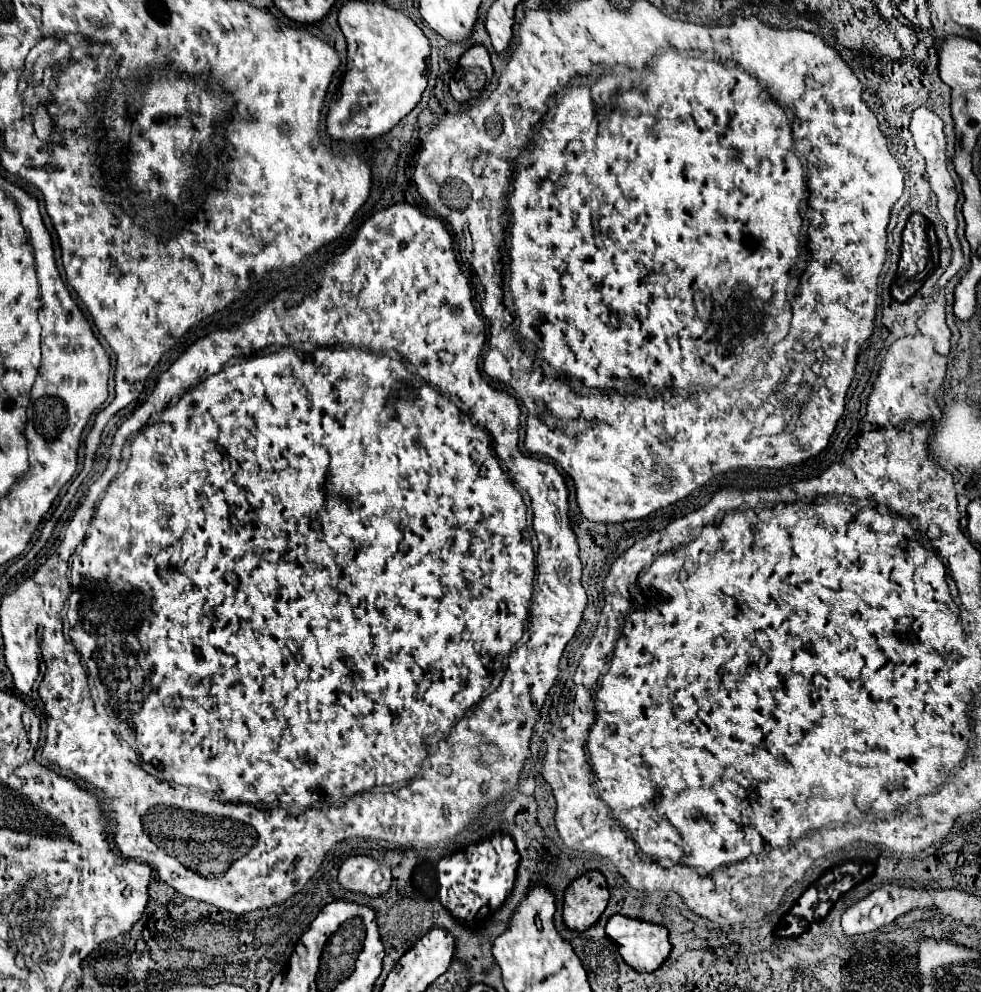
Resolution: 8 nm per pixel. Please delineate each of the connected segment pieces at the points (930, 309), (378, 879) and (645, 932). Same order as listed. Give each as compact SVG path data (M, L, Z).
M930 301L924 315L918 319L918 329L920 329L920 333L934 339L938 353L948 355L950 353L950 329L946 325L944 307L946 307L946 303Z
M370 855L348 857L338 873L338 883L344 889L366 893L370 897L386 893L390 881L392 881L390 869Z
M612 915L606 935L618 947L622 959L636 971L654 971L670 953L668 929L658 923Z

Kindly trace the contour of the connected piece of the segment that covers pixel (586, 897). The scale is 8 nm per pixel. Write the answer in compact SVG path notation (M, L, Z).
M590 871L570 883L564 897L564 923L582 931L598 921L610 899L606 877L600 871Z

